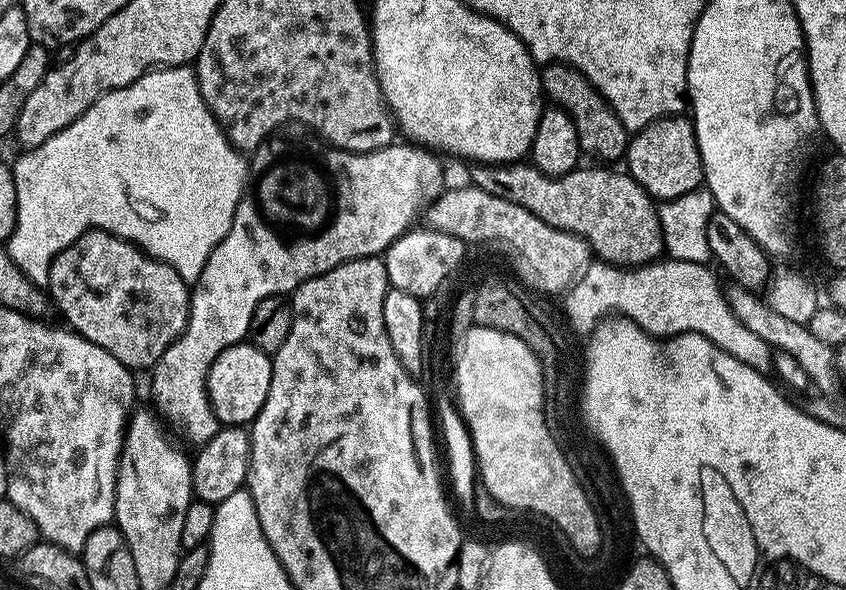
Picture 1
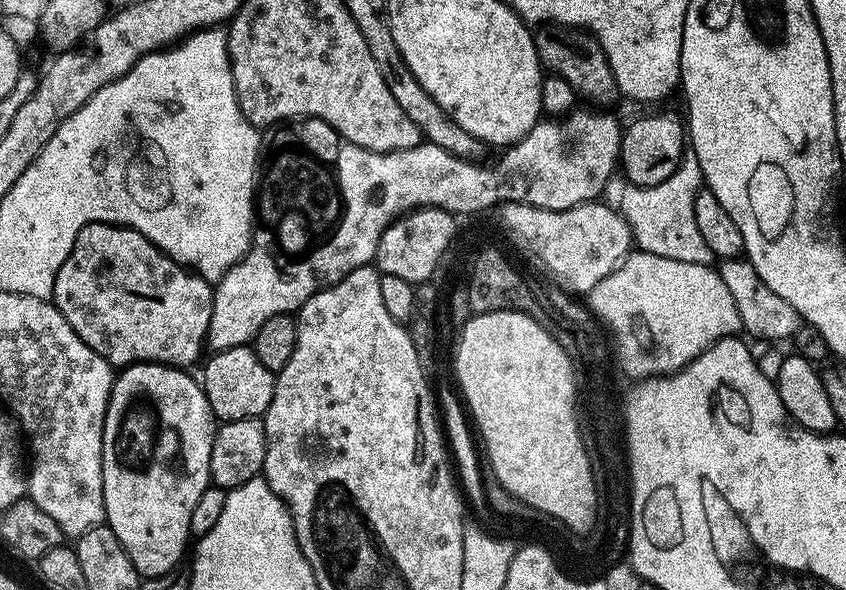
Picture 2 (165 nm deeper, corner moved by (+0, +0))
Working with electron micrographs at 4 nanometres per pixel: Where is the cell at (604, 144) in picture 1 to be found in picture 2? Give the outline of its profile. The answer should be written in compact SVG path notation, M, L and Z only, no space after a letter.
M548 22L537 27L534 35L540 64L549 73L566 78L566 82L574 86L577 97L584 99L585 96L588 99L585 101L596 106L612 106L608 104L614 103L616 96L621 95L618 82L614 78L614 70L610 70L610 62L591 32L566 24Z

